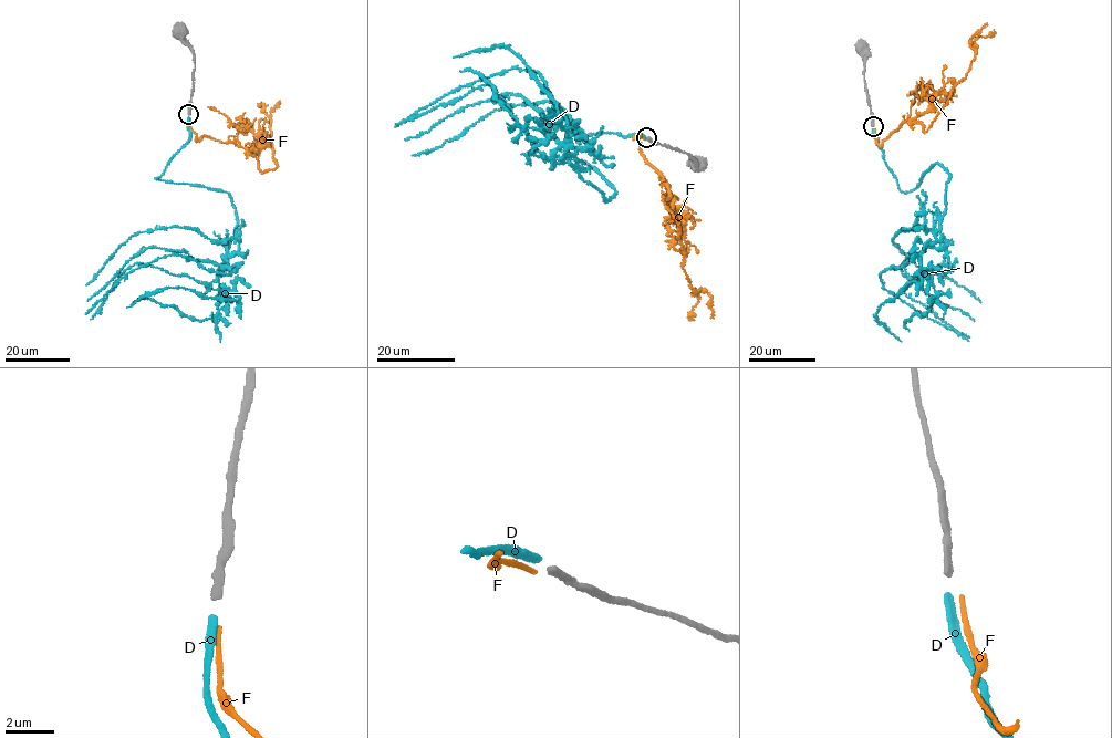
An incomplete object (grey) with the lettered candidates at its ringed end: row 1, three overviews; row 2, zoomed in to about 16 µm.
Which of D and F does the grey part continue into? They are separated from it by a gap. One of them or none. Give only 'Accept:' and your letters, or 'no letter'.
Accept: D

